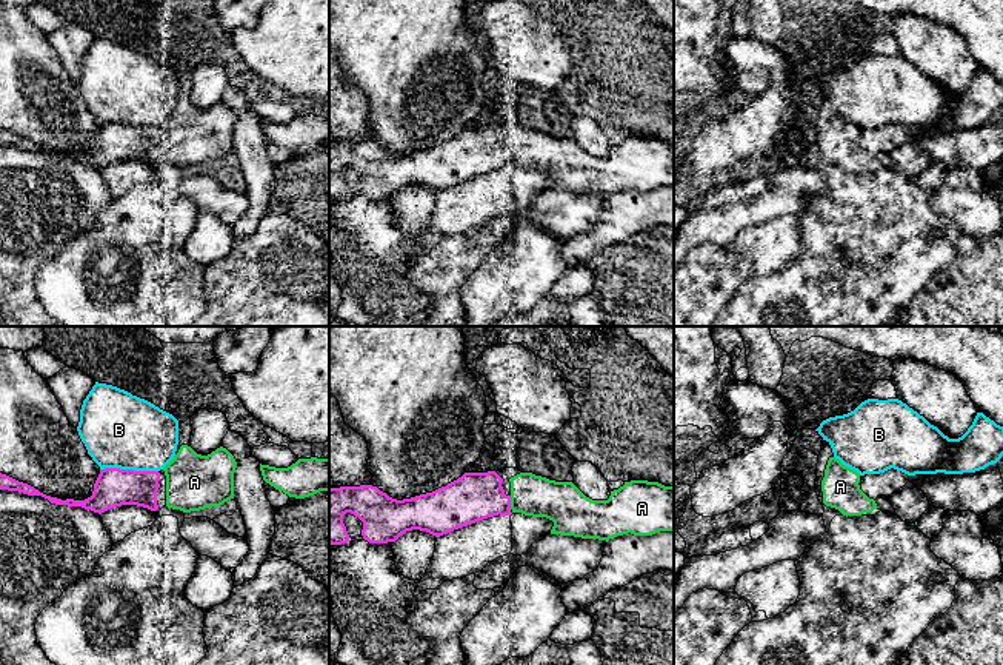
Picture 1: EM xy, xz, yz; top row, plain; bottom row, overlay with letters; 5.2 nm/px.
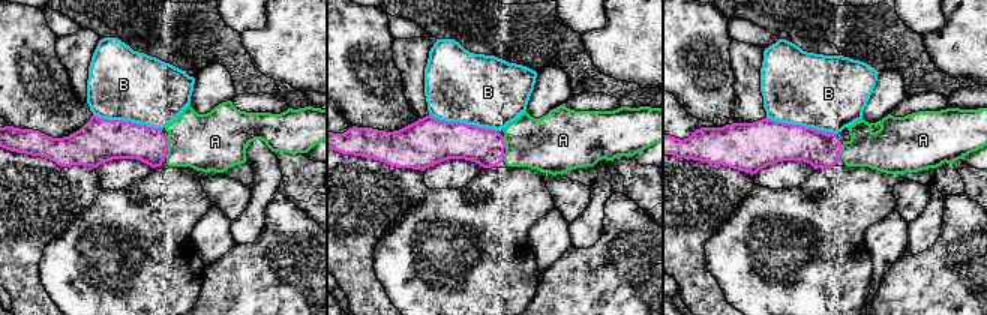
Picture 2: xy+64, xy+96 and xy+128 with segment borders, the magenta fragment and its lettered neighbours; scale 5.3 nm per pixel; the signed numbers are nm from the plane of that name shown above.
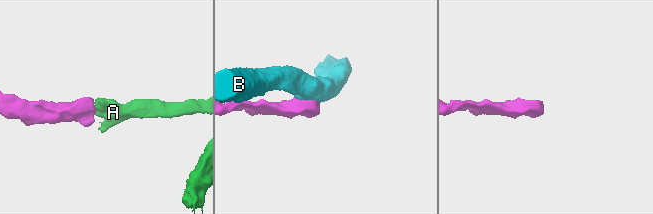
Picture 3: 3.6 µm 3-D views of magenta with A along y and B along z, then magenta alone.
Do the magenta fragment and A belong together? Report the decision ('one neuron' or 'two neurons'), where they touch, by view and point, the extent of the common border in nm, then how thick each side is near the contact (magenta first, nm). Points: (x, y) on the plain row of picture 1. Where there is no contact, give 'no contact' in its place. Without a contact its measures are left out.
one neuron; contact xz (509, 157); length 70 nm; calibres 260 and 220 nm

